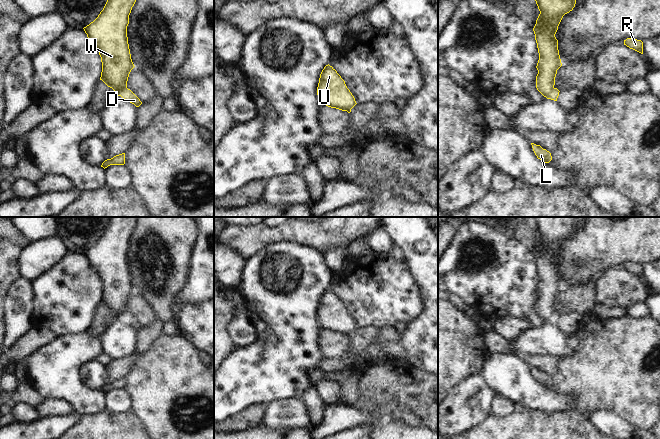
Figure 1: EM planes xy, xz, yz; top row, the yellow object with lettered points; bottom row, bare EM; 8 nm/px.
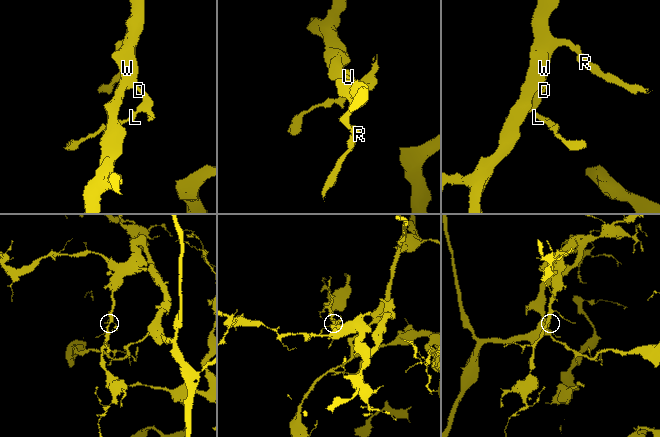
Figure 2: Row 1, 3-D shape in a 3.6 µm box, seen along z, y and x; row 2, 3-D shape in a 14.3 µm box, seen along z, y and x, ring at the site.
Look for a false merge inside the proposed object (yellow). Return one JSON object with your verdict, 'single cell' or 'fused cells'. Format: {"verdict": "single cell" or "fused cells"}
{"verdict": "fused cells"}

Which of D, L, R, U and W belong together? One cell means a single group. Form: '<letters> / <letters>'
D L / R U W

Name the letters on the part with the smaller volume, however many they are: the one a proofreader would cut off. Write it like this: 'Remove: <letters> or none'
Remove: D, L

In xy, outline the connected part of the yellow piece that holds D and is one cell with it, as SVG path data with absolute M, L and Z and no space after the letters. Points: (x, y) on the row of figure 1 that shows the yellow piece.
M125 89L121 92L120 95L123 99L129 101L130 103L134 104L136 107L139 107L142 102L140 99L130 90L130 89Z

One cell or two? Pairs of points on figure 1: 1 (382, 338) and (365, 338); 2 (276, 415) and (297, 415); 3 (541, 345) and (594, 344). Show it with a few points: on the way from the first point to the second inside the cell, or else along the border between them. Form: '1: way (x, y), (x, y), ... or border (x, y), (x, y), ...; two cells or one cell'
1: border (378, 330), (377, 334), (361, 351); two cells
2: way (281, 415), (292, 415); one cell
3: border (576, 333), (579, 345), (571, 353), (559, 357); two cells

